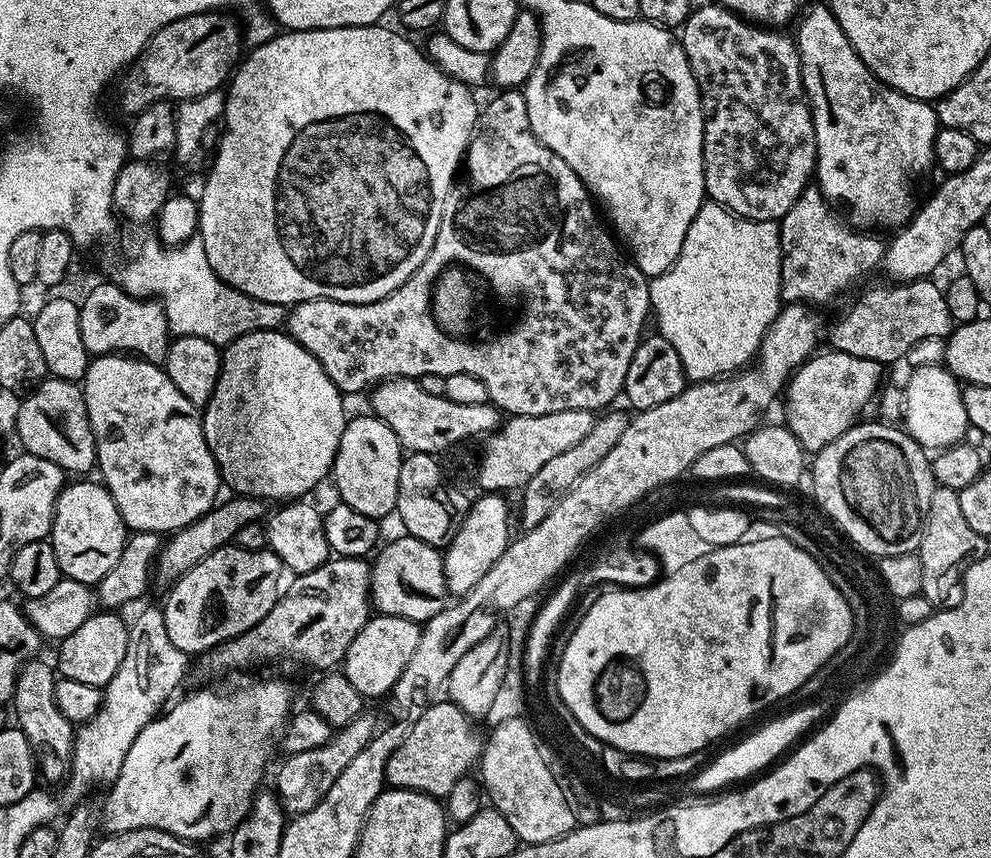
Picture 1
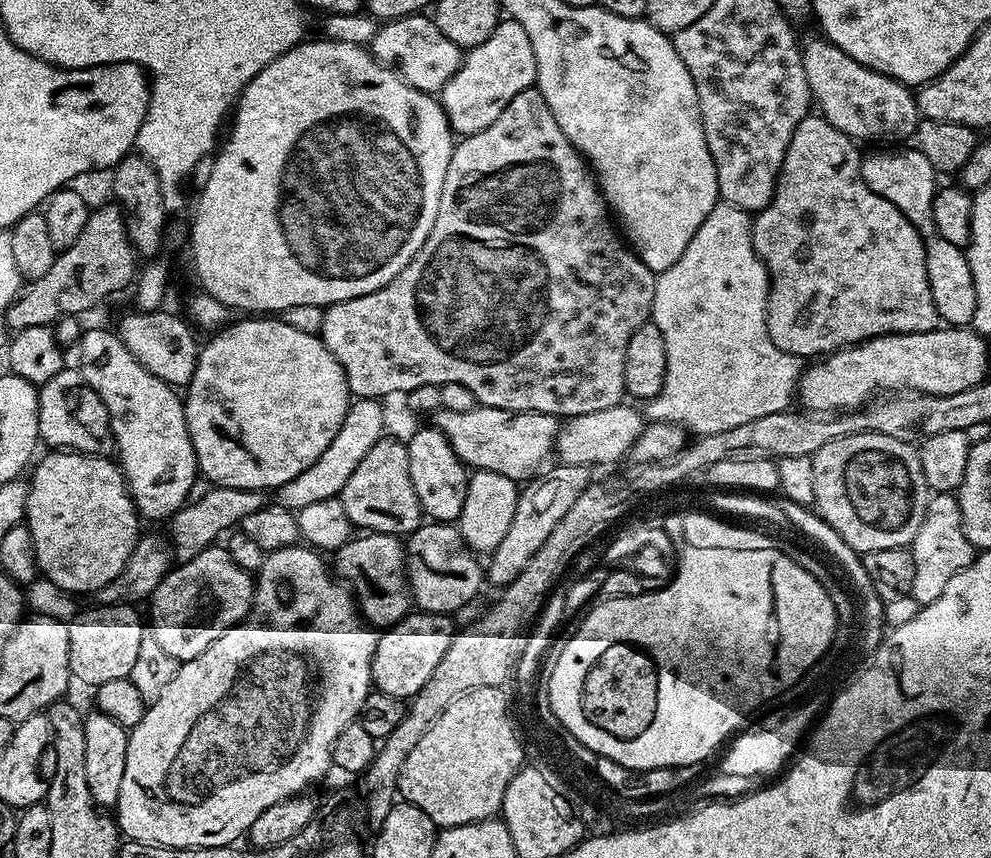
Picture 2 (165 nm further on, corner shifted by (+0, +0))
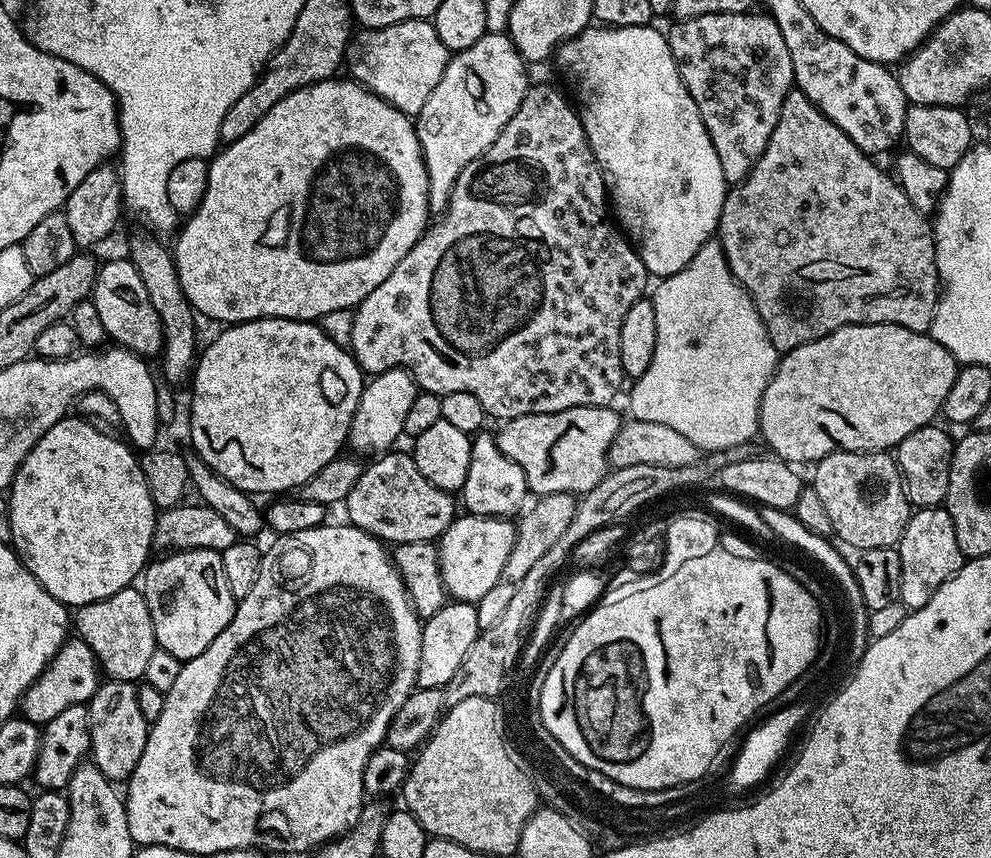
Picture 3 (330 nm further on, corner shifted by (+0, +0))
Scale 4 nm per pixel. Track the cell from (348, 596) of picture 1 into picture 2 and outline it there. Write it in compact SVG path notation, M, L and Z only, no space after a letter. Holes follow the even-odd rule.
M365 531L339 548L334 560L335 575L358 597L360 614L373 629L387 630L409 615L414 601L408 587L408 553L401 537Z

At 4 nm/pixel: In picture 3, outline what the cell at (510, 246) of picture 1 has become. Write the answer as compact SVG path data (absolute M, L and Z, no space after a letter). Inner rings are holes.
M544 84L537 88L536 85L529 87L514 118L506 122L490 150L474 158L474 162L470 162L470 166L458 174L448 207L437 220L440 221L436 228L429 227L406 254L406 258L394 266L390 278L386 278L378 290L370 290L362 303L356 305L352 314L354 330L350 330L350 351L360 371L374 377L391 368L404 368L416 380L417 389L440 396L451 392L474 394L474 398L482 402L485 413L489 417L497 416L500 422L526 414L554 414L582 406L602 408L611 405L620 383L626 380L622 362L618 358L618 334L622 334L622 318L626 318L634 302L645 299L650 274L627 235L617 227L610 215L606 177L600 171L600 163L594 158L592 147L588 145L580 113L568 105L567 98L558 89L547 88Z

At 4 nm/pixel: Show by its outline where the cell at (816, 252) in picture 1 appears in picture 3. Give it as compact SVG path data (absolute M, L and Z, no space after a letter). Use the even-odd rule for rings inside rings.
M793 90L786 94L786 102L782 102L778 126L774 126L774 134L770 134L770 142L766 142L766 150L758 158L754 170L750 170L741 184L727 189L722 202L718 239L734 278L750 294L766 326L766 334L770 334L770 342L774 342L777 352L783 354L806 342L814 342L847 324L893 324L922 333L931 329L938 293L942 287L936 269L933 225L929 217L923 216L910 202L910 198L906 198L895 179L889 173L887 176L875 162L877 161L871 155L863 153L806 94Z

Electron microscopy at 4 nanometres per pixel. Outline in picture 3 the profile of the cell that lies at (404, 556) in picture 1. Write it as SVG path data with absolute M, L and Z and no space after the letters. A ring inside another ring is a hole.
M457 515L438 541L444 591L453 601L475 602L498 582L510 550L514 550L516 524L498 516Z

